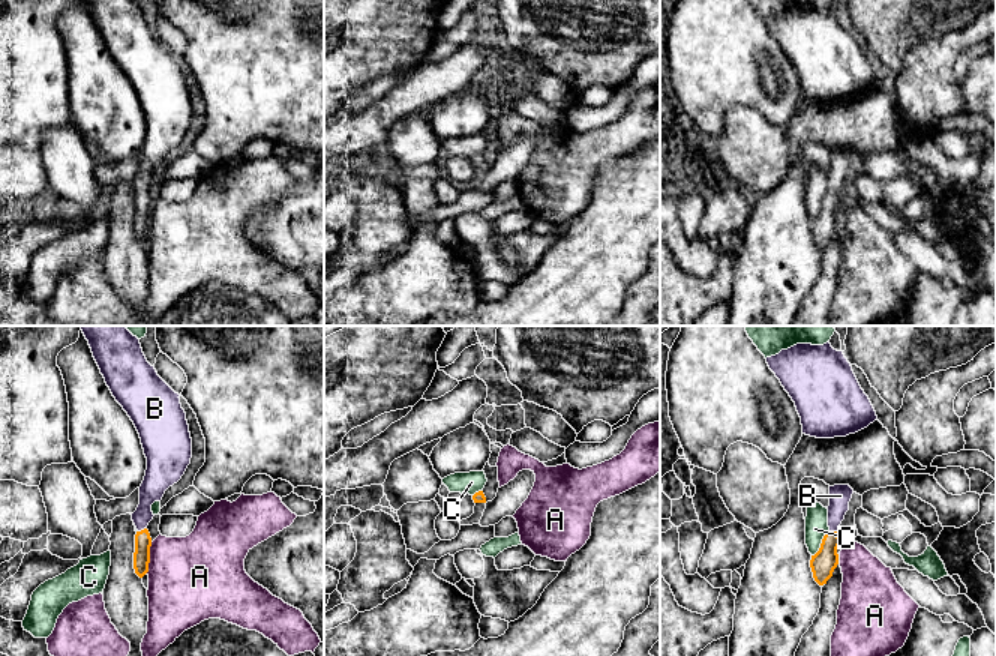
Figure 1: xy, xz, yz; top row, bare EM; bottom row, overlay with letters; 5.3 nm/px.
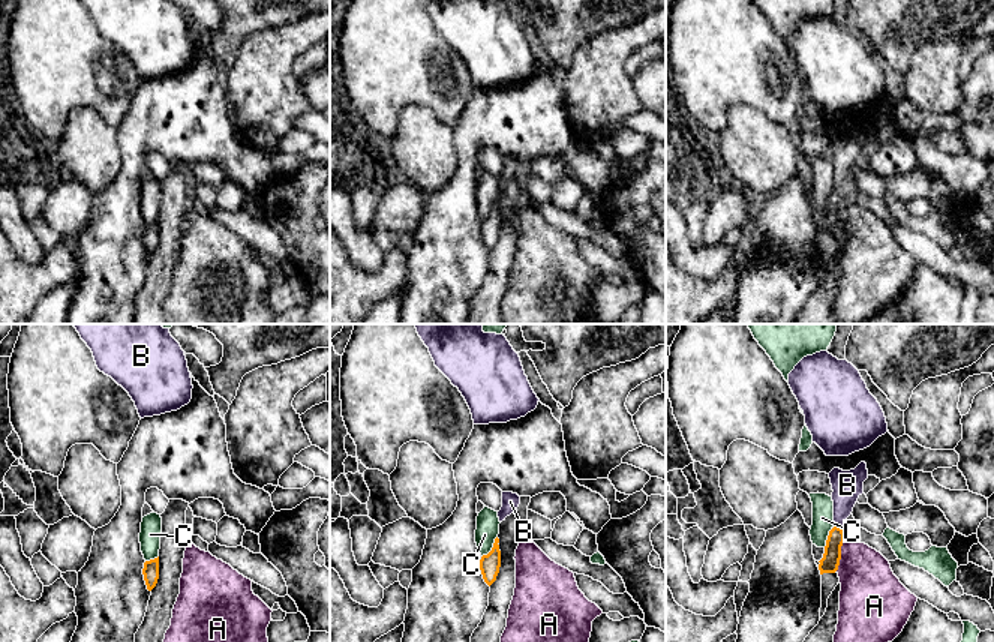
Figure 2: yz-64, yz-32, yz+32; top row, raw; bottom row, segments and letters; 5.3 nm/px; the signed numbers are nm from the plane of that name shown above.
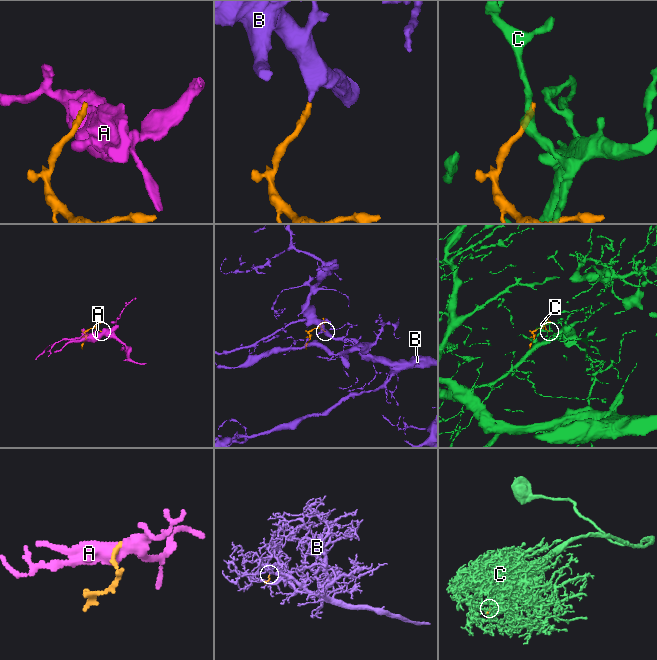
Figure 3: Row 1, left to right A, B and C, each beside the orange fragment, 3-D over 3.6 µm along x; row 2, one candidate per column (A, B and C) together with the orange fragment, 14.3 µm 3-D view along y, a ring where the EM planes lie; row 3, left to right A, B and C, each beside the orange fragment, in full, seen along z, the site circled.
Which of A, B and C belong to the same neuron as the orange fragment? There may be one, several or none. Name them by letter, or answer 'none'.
B

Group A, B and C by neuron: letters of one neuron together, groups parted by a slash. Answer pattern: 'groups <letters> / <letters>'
groups A / B / C

